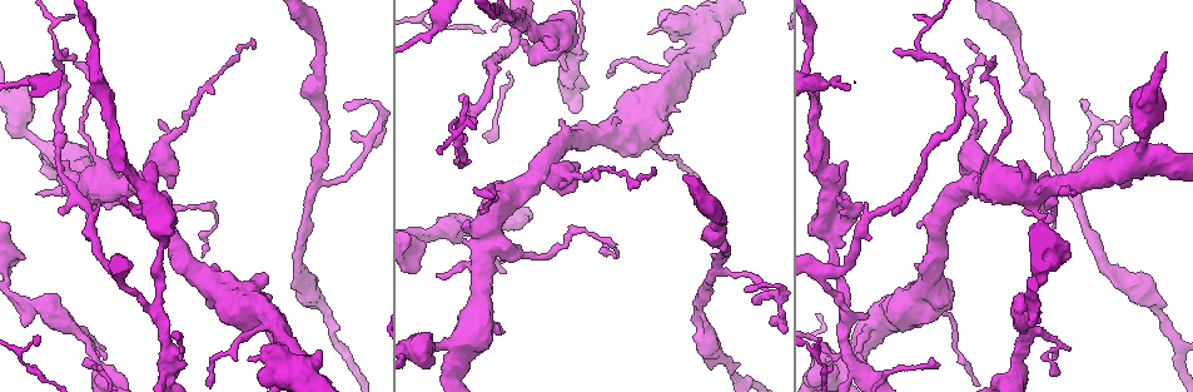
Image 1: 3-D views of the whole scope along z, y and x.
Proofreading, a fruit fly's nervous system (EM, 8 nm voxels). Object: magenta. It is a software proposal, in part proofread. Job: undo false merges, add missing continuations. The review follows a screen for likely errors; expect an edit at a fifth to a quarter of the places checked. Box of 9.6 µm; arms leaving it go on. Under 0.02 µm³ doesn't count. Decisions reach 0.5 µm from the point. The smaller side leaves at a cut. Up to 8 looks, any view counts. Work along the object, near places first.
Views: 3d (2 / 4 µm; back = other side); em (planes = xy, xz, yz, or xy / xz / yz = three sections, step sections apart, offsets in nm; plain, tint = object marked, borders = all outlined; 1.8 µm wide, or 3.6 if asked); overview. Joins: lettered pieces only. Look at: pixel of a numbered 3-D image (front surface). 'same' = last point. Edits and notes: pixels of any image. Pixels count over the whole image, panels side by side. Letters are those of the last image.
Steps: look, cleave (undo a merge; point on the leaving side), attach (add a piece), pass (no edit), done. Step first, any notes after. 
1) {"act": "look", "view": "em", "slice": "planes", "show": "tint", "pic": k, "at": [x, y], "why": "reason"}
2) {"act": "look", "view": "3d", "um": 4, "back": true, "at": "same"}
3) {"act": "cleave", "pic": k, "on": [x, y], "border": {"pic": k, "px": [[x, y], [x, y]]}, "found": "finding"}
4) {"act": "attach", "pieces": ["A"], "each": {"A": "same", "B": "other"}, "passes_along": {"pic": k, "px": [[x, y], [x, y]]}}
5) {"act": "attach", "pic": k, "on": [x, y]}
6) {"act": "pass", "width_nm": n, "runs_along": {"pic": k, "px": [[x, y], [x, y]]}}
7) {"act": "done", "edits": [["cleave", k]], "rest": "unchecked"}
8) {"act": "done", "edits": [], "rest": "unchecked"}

{"act": "look", "view": "em", "slice": "xy", "step": 8, "show": "tint", "pic": 1, "at": [848, 354], "why": "a fork"}

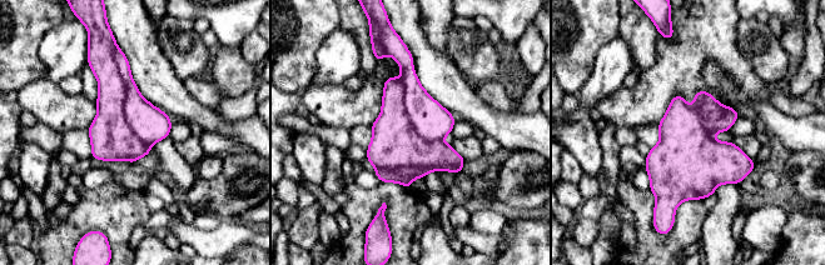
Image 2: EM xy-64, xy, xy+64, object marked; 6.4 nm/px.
{"act": "look", "view": "em", "slice": "planes", "show": "borders", "at": "same", "why": "another direction"}

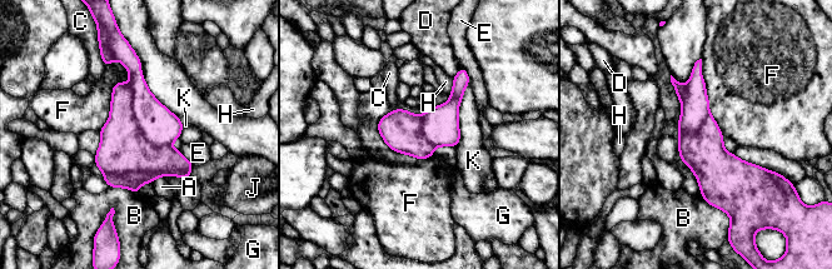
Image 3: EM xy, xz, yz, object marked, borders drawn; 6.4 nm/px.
{"act": "cleave", "pic": 3, "on": [126, 159], "longest_contact_nm": ["F", 500], "each": {"A": "other", "B": "other", "C": "other", "D": "other", "E": "other", "F": "other", "G": "other", "H": "other", "J": "other", "K": "other"}, "border": {"pic": 3, "px": [[129, 86], [140, 131], [169, 145]]}, "found": "two cells meet here"}

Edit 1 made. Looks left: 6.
{"act": "look", "view": "overview"}

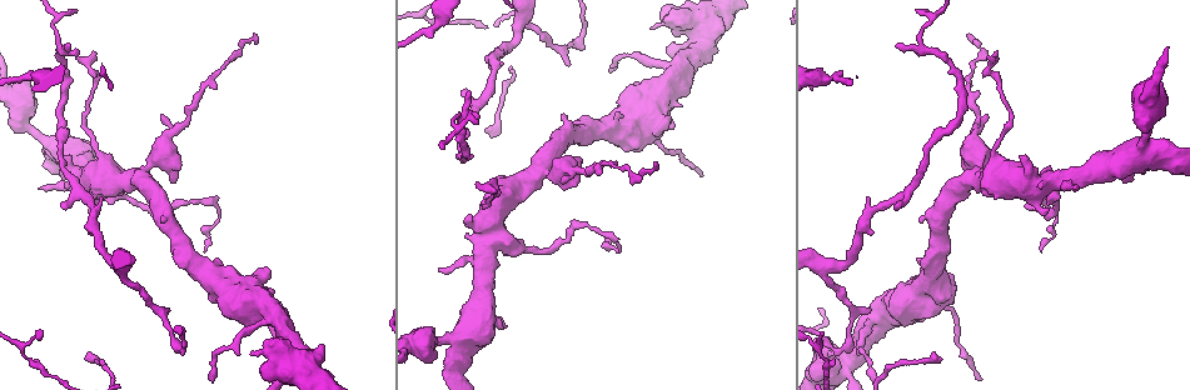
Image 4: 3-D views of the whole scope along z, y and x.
{"act": "look", "view": "em", "slice": "planes", "show": "borders", "pic": 4, "at": [520, 20]}

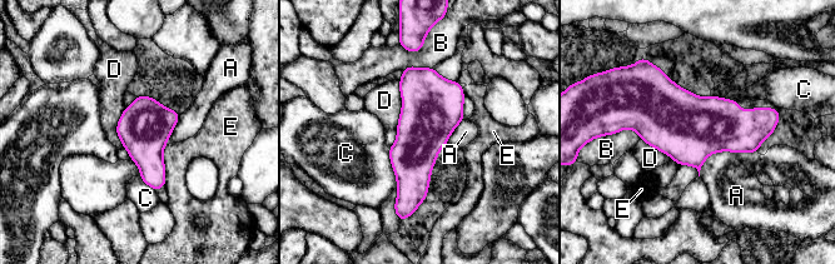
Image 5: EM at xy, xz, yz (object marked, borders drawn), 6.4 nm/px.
{"act": "pass", "width_nm": 340, "each": {"A": "other", "B": "other", "C": "other", "D": "other", "E": "other"}, "border": {"pic": 5, "px": [[402, 100], [397, 139], [388, 148]]}, "found": "all the same cell"}

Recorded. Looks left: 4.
{"act": "done", "edits": [["cleave", 3]], "rest": "unchecked"}

